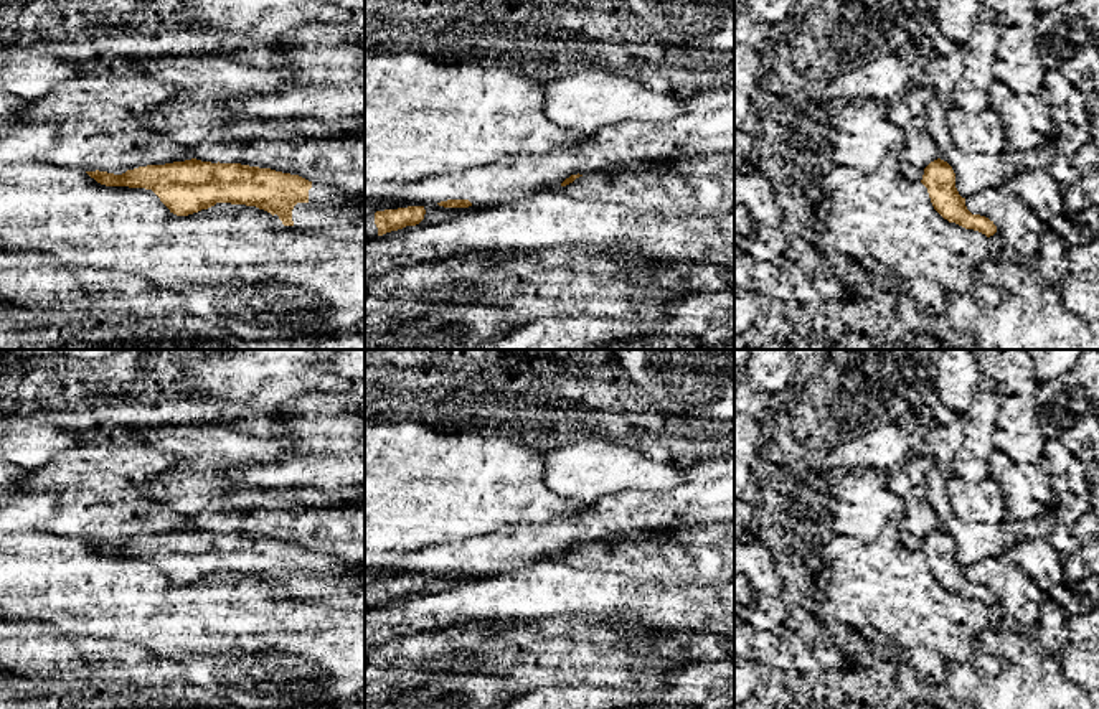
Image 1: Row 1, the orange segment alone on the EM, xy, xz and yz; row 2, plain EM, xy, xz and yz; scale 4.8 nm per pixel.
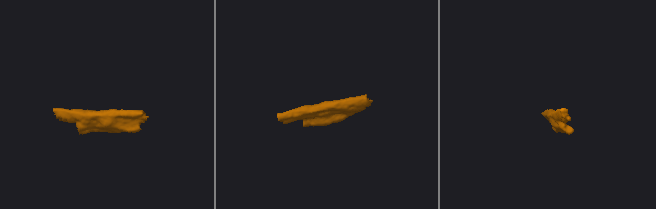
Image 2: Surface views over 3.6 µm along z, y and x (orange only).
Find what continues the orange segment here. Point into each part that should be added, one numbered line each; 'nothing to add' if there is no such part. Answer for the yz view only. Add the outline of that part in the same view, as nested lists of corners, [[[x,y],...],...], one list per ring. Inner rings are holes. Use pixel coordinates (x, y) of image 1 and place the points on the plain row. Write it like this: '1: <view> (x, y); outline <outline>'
nothing to add

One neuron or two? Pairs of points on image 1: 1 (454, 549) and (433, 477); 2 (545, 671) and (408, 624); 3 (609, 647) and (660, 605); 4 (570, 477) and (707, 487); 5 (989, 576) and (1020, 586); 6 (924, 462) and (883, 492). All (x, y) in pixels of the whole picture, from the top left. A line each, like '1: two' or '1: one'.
1: two
2: two
3: two
4: two
5: one
6: one

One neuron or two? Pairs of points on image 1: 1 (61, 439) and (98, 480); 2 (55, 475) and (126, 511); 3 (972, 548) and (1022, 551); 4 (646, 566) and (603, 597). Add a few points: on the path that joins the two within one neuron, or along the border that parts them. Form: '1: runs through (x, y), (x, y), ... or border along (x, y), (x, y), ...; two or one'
1: border along (89, 444), (70, 449), (38, 469); two
2: runs through (73, 475), (89, 478), (108, 497); one
3: border along (1017, 543), (1004, 551); two
4: border along (593, 563), (641, 582), (667, 586); two

